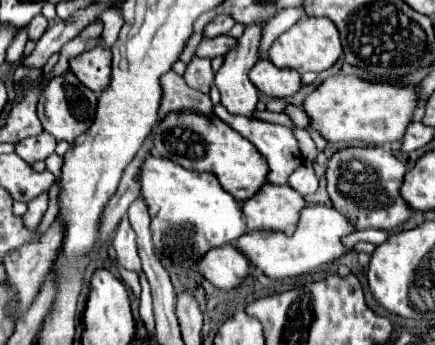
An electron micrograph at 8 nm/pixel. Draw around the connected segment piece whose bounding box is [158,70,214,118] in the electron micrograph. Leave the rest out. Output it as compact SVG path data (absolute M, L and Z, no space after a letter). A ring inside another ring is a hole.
M168 72L162 76L162 88L164 88L164 96L162 96L162 104L160 104L160 118L168 112L176 112L176 110L196 110L202 114L212 114L212 100L208 94L204 92L196 92L194 88L188 88L188 84L184 84L184 80L176 74L176 72Z

